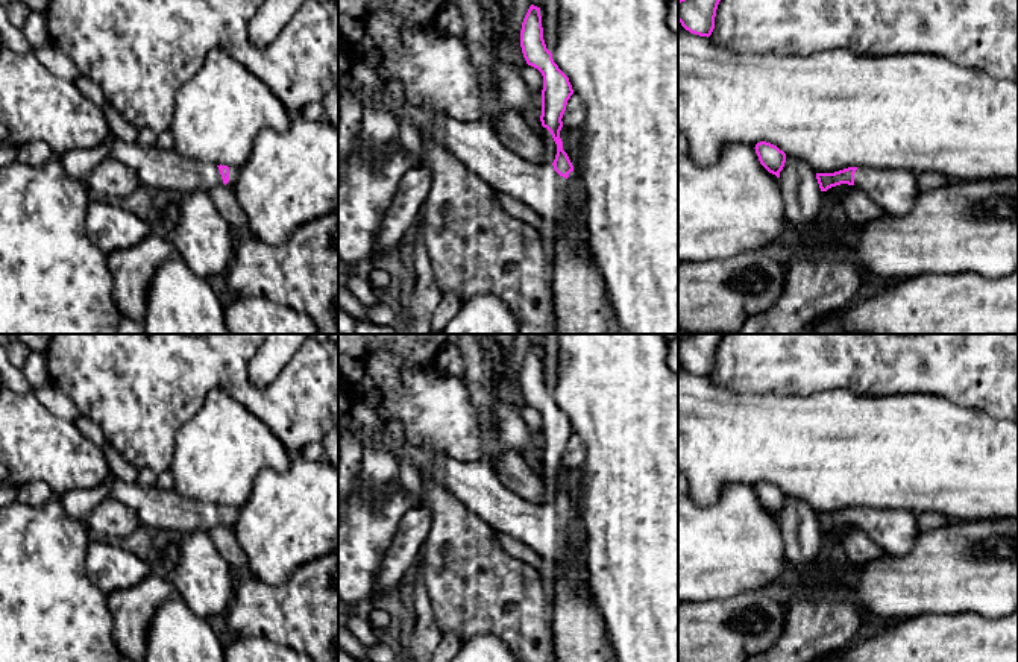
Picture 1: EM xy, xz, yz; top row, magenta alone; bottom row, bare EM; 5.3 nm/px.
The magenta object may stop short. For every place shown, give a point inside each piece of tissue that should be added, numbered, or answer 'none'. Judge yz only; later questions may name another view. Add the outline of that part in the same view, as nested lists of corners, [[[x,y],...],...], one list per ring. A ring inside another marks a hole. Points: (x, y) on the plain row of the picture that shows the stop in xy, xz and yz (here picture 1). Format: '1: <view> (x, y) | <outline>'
1: yz (894, 530) | [[[857,507],[854,525],[888,554],[912,551],[919,528],[916,513],[904,509]]]

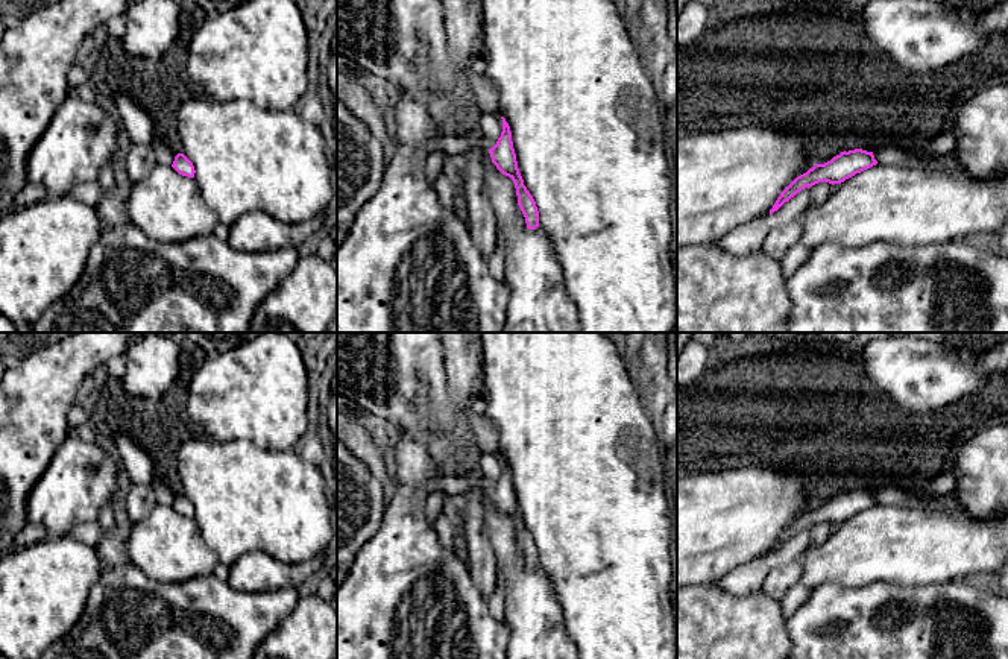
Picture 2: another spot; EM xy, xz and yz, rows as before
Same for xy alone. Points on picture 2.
none

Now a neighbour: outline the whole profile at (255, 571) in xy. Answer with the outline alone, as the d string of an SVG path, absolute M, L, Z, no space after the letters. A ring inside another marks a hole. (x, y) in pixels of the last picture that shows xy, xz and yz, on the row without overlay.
M254 551L241 556L229 566L226 580L240 592L269 592L291 585L290 566L266 553Z

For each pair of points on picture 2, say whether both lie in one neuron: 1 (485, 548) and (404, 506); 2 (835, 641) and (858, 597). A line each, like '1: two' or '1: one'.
1: two
2: one

